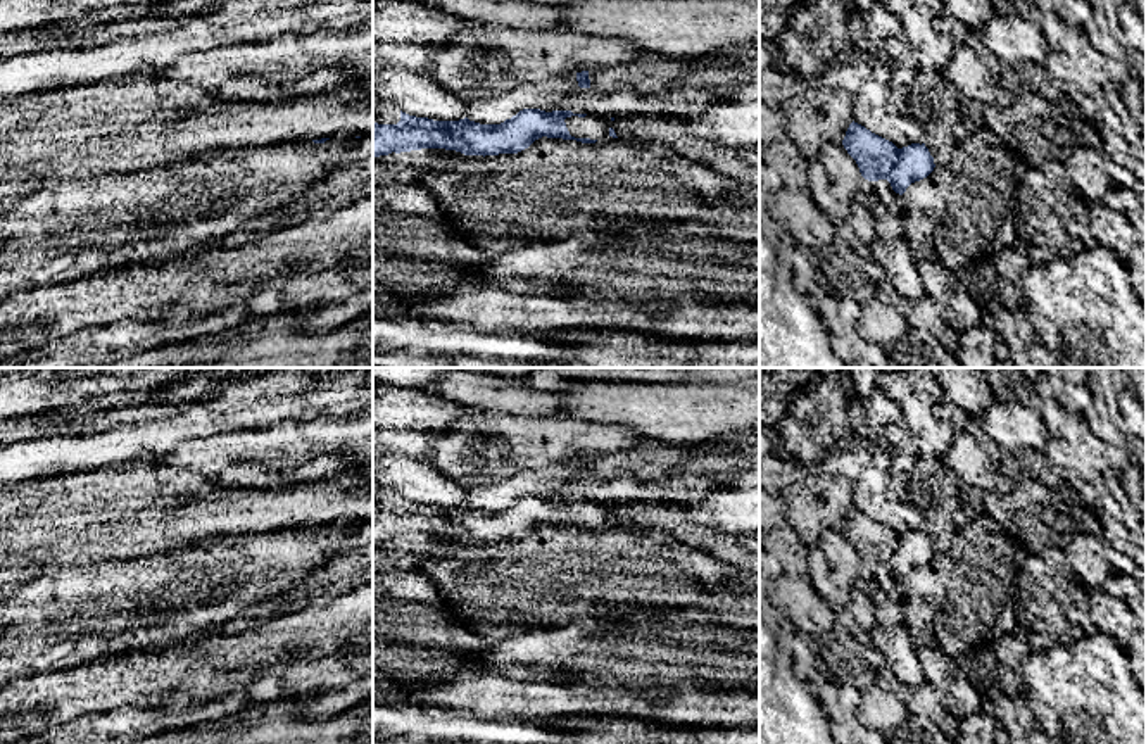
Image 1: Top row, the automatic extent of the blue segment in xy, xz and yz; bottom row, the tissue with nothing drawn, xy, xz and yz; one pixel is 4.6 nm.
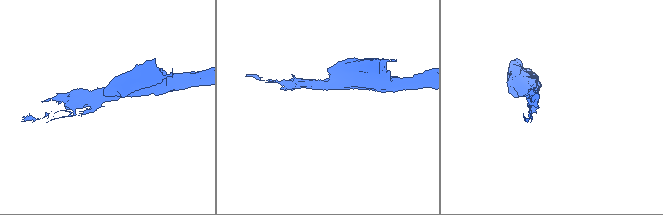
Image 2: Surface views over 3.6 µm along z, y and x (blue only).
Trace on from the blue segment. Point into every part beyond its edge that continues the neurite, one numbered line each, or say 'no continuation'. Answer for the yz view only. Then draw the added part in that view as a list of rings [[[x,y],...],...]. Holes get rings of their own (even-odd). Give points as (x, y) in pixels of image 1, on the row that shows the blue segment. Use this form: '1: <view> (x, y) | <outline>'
no continuation

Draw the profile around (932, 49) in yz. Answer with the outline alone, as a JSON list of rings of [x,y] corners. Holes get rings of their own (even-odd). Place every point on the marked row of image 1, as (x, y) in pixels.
[[[910,7],[899,14],[904,40],[915,52],[918,73],[944,74],[956,48],[954,40],[934,28],[934,14],[925,7]]]

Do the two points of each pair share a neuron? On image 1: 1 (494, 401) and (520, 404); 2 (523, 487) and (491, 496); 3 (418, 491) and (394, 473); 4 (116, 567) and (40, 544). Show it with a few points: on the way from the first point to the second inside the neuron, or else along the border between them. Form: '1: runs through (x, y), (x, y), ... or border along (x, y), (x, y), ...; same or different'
1: runs through (501, 401), (513, 401); same
2: runs through (515, 487), (499, 494); same
3: runs through (413, 485), (399, 473); same
4: border along (90, 561), (50, 572); different

